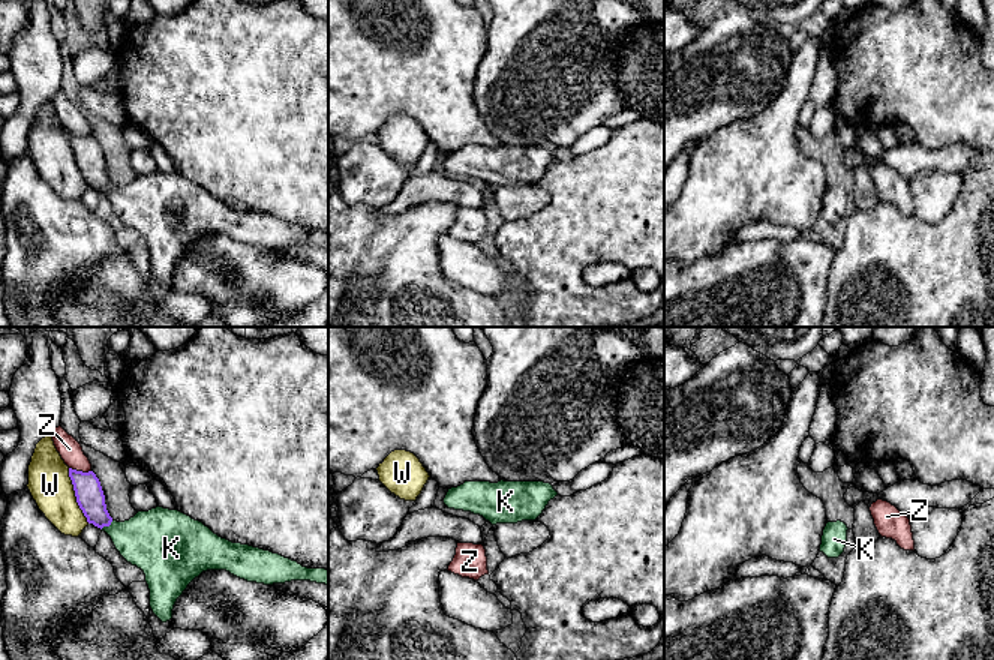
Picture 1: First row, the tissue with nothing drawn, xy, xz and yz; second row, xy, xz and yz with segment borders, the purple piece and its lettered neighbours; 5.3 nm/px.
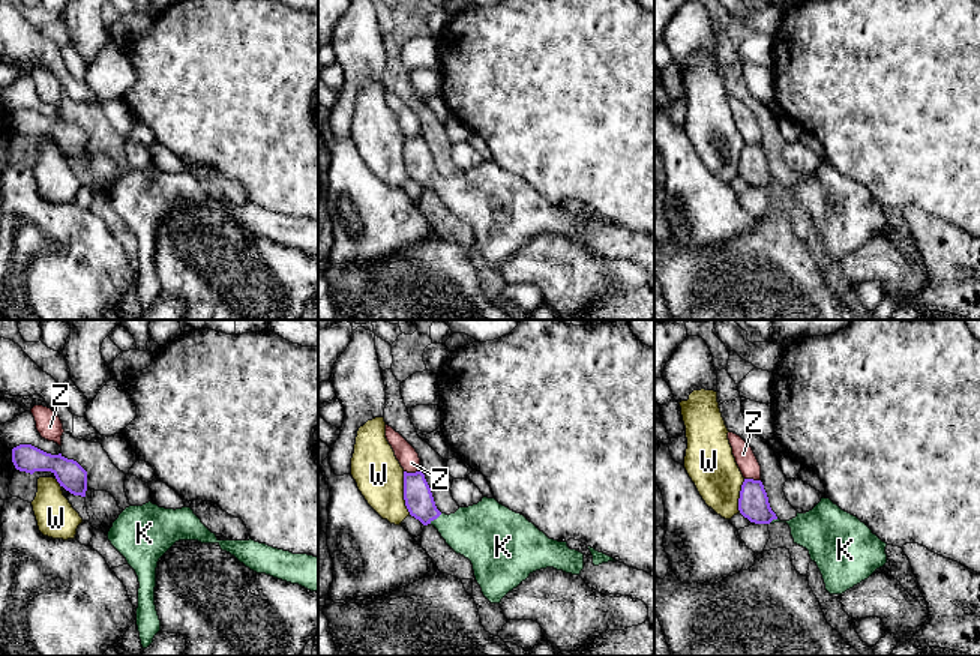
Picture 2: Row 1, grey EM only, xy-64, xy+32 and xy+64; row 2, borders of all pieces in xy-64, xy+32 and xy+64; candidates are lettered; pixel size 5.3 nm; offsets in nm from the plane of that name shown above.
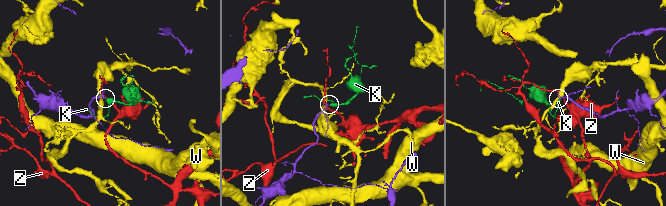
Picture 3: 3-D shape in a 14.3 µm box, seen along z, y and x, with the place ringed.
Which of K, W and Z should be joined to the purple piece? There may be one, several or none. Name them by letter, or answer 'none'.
K

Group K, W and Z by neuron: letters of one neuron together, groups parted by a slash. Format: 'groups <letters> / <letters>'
groups K / W / Z

